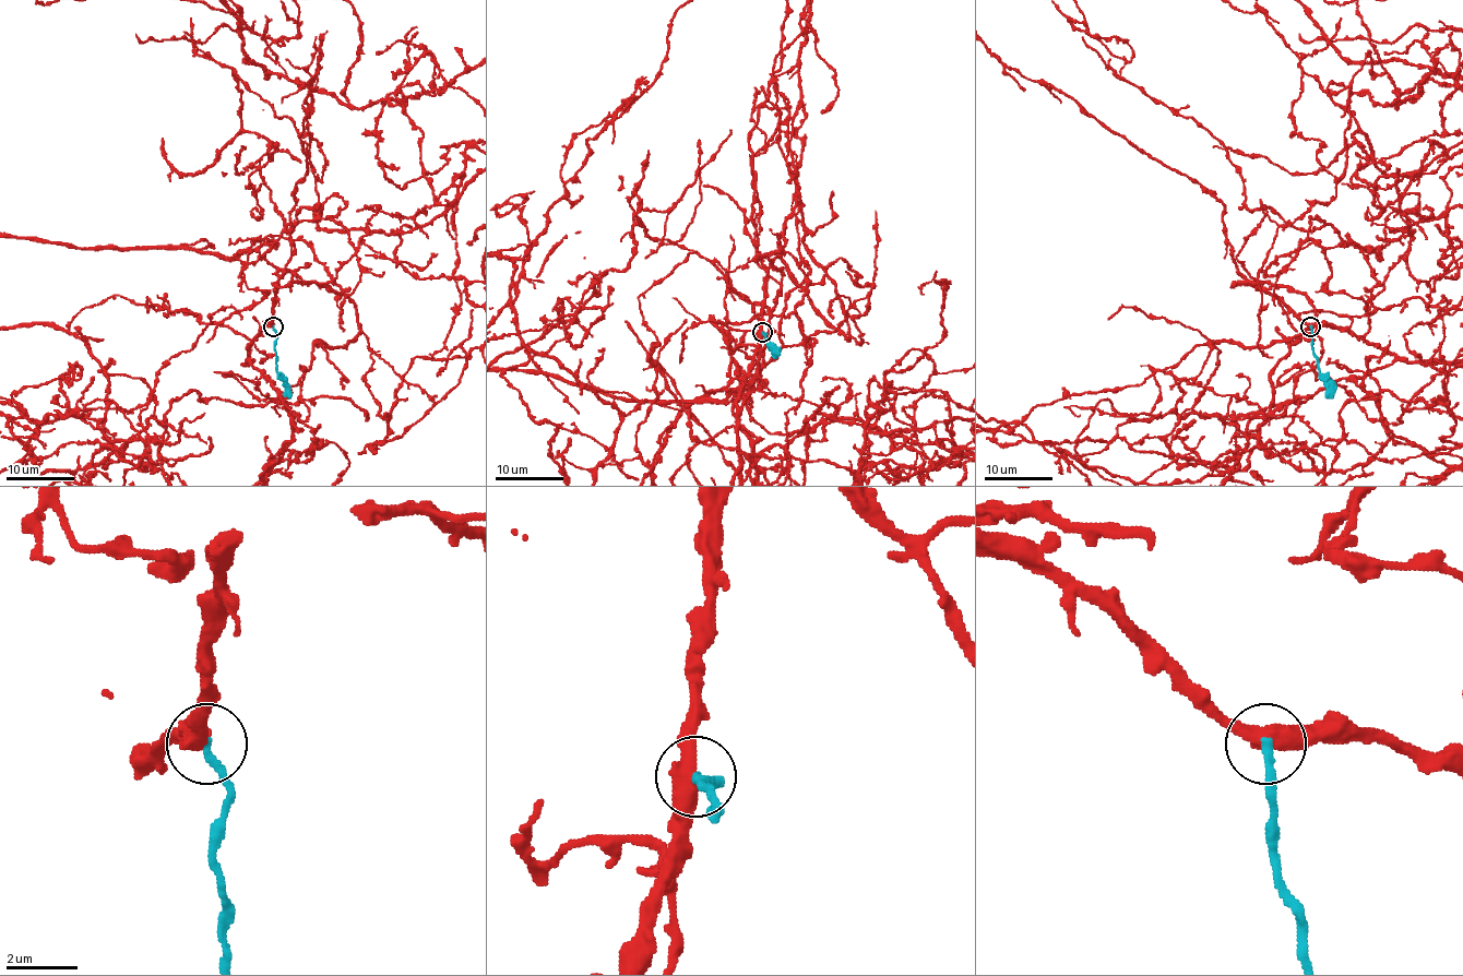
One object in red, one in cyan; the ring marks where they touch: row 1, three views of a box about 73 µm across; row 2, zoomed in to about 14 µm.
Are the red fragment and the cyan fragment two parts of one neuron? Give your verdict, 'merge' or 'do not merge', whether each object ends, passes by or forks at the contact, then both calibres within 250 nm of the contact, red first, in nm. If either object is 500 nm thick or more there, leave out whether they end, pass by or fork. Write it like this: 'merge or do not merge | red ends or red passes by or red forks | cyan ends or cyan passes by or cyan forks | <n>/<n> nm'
do not merge | 500/220 nm

